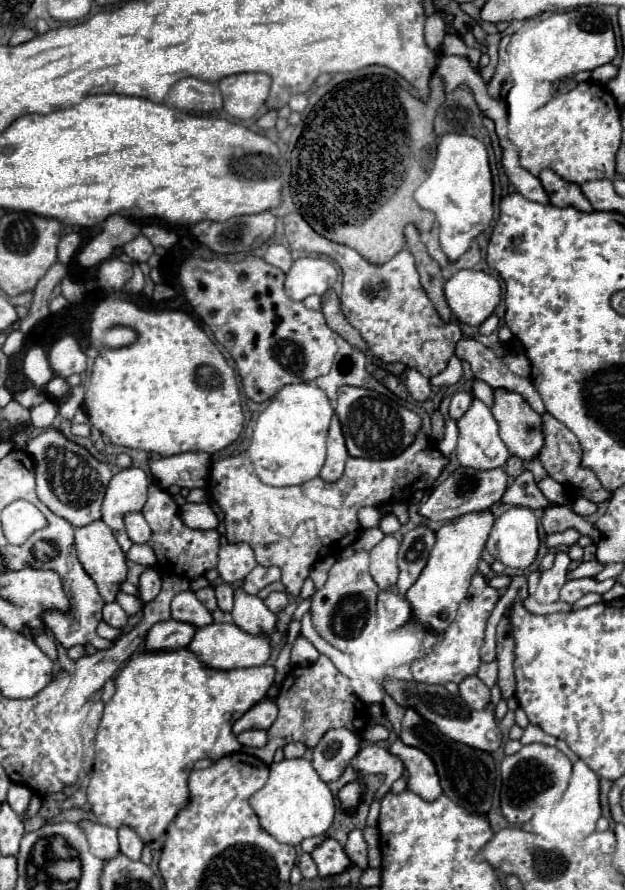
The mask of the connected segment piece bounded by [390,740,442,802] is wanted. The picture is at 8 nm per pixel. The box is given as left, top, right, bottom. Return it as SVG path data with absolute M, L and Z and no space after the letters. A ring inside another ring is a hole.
M396 740L390 746L390 752L398 756L404 764L402 776L406 778L408 790L412 790L414 794L418 794L428 802L436 800L442 794L440 780L436 778L436 768L422 750L412 750L412 746L404 746L400 740Z

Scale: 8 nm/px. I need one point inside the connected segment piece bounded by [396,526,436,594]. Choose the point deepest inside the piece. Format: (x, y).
(414, 550)

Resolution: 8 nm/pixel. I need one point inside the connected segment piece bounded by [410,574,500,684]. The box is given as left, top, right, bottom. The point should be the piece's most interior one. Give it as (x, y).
(457, 655)

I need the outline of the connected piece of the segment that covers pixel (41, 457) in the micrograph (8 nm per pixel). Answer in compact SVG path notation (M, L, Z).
M44 430L28 442L26 452L32 456L36 466L38 498L54 512L72 522L72 526L86 526L100 520L100 504L104 500L106 486L112 478L112 470L98 462L82 446L68 442L58 430Z

